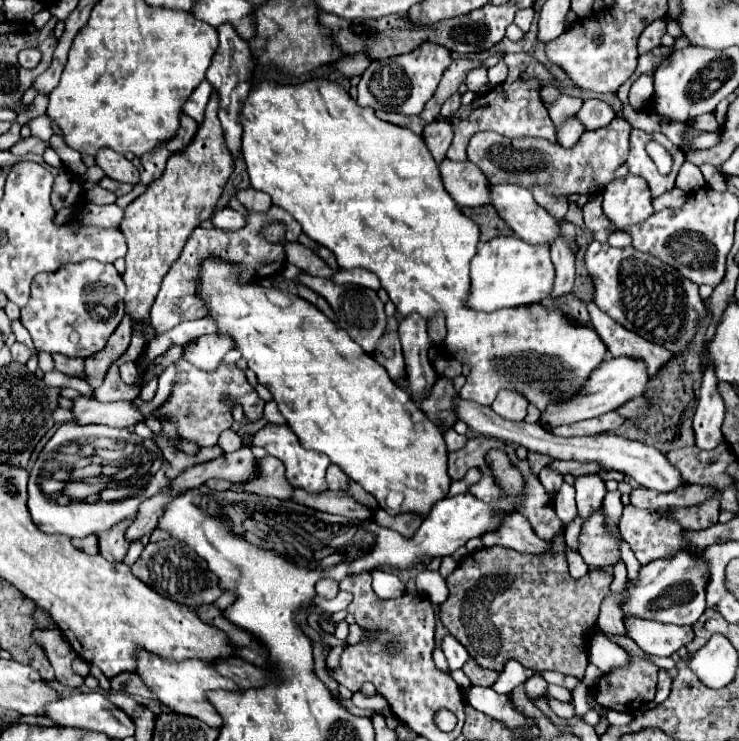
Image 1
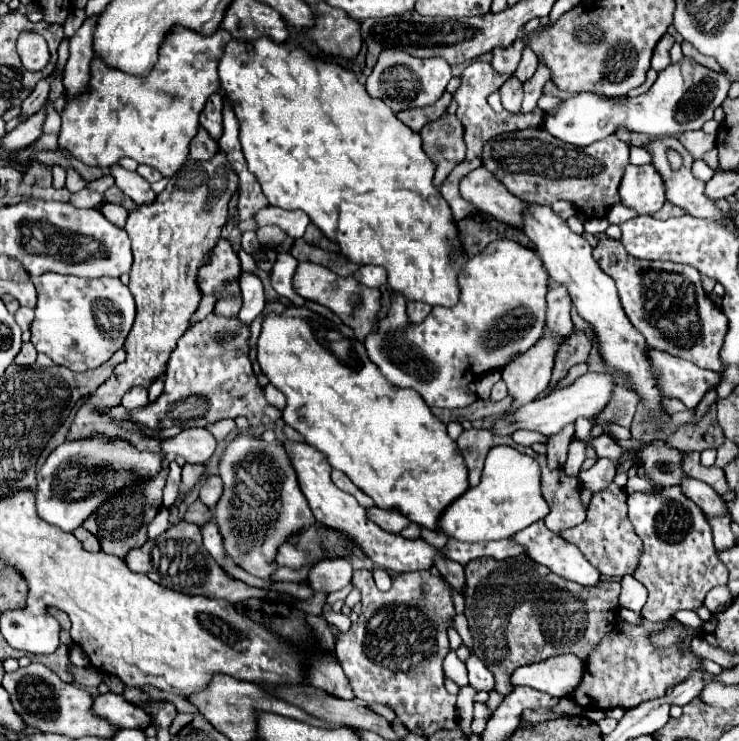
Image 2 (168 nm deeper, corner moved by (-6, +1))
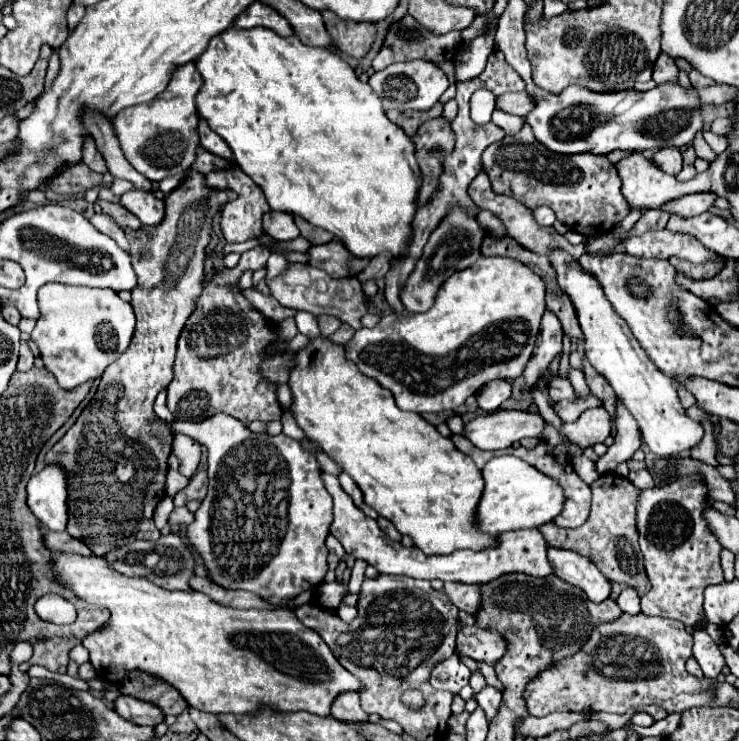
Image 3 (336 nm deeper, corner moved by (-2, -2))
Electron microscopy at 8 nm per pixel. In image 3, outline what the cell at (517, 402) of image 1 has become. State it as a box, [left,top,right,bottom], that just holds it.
[510,310,564,392]

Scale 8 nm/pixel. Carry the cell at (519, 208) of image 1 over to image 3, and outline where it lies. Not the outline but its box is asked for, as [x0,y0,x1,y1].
[548,248,704,458]

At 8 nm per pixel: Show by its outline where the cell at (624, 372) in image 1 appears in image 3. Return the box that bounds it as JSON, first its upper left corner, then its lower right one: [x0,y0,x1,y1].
[464,410,546,450]

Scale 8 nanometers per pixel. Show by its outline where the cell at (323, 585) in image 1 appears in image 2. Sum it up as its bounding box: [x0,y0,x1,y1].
[308,559,352,593]

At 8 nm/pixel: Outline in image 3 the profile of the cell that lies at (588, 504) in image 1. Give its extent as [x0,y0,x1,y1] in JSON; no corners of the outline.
[596,402,640,476]

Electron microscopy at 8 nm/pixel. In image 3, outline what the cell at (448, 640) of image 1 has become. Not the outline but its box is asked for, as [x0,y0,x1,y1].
[476,686,502,720]

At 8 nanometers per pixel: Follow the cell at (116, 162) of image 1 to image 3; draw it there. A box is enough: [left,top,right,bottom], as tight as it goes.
[120,188,164,226]

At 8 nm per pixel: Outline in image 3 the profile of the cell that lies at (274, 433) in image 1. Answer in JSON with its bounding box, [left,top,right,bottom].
[320,472,552,584]

